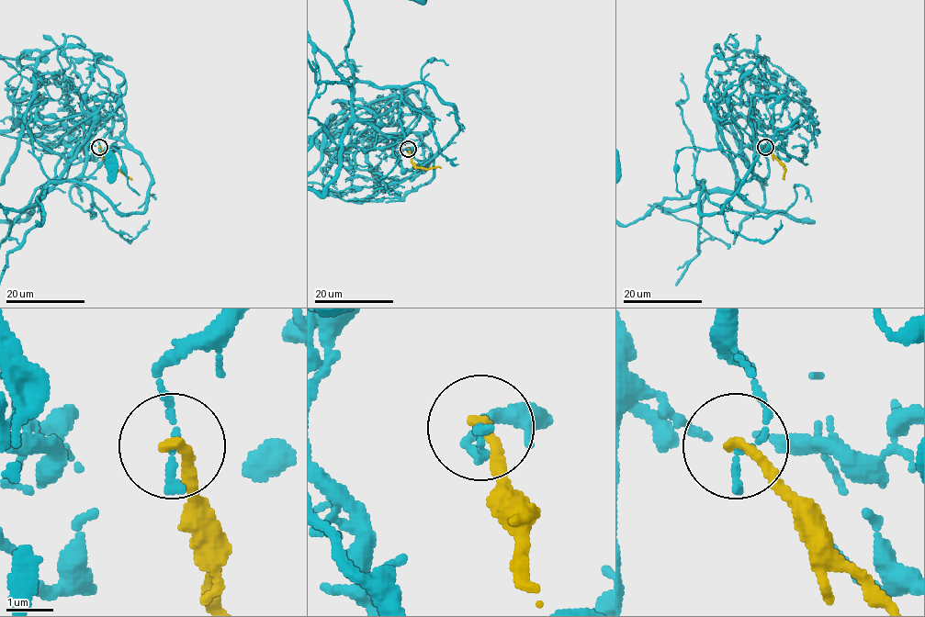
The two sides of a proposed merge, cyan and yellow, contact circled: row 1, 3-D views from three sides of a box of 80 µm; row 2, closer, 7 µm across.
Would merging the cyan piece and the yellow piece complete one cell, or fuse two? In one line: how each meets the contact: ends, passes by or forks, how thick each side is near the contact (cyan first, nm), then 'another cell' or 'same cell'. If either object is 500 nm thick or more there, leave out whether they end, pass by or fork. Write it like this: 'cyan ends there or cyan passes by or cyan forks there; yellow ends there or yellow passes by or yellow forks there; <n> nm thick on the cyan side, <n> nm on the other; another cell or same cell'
cyan ends there; yellow ends there; 170 nm thick on the cyan side, 240 nm on the other; another cell

